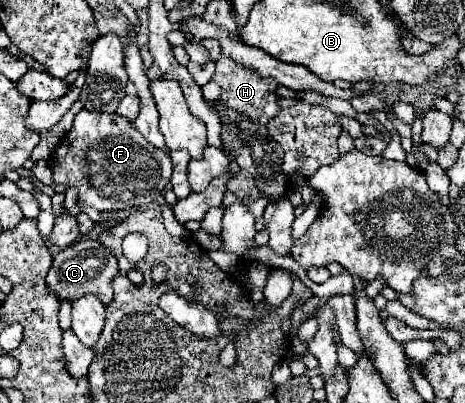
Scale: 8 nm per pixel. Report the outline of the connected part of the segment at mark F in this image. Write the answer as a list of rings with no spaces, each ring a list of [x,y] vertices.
[[[82,109],[74,117],[74,125],[66,135],[68,149],[60,155],[60,161],[52,161],[54,167],[54,183],[56,185],[66,185],[66,187],[76,187],[78,191],[78,205],[82,209],[92,207],[100,213],[114,213],[114,211],[124,211],[124,209],[142,209],[150,207],[156,197],[164,191],[166,183],[170,181],[172,175],[172,161],[166,151],[160,151],[152,147],[126,119],[120,115],[112,113],[92,113]]]

